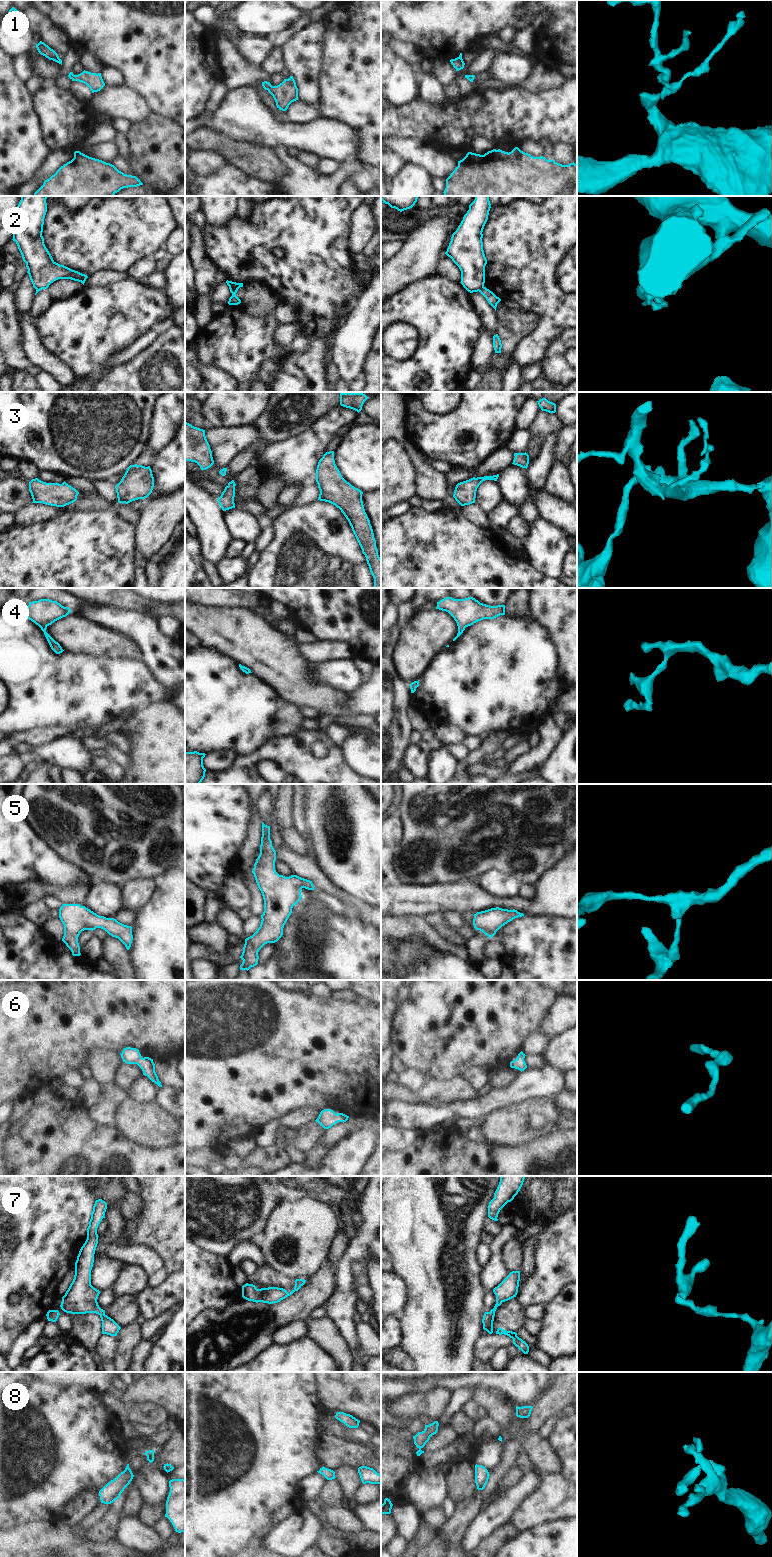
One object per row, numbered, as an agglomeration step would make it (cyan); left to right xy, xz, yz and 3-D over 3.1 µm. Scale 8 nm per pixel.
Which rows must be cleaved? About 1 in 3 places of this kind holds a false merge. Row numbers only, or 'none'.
2

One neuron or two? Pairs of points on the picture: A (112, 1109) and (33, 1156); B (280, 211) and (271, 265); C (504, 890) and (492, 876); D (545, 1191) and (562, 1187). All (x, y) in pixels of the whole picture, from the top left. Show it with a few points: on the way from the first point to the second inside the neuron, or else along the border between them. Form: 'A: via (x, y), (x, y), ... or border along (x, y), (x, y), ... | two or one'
A: border along (86, 1110), (96, 1123), (115, 1127) | two
B: via (272, 224), (266, 230), (266, 252) | one
C: via (501, 887), (493, 879) | one
D: border along (555, 1186), (552, 1204), (545, 1211) | two

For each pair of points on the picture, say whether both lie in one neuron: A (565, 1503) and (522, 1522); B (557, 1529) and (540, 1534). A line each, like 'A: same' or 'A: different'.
A: same
B: same

